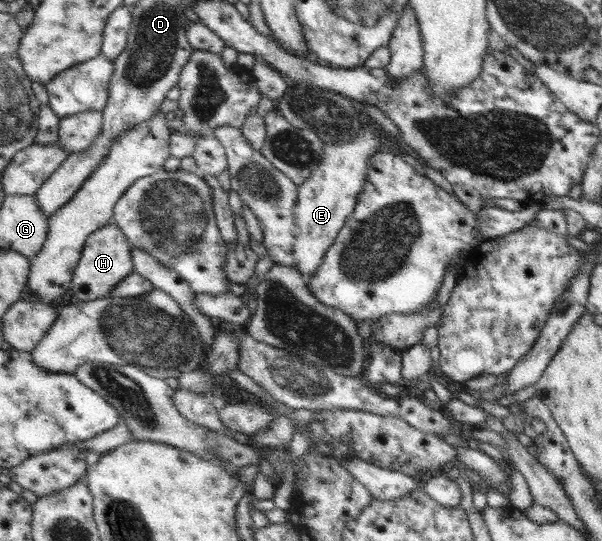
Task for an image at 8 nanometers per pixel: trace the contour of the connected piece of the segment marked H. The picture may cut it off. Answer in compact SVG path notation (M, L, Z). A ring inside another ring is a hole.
M114 221L91 234L83 248L83 256L80 259L79 266L76 267L76 276L74 276L74 282L72 282L72 292L76 294L76 298L80 302L88 302L111 296L116 286L135 272L132 251L131 241L124 234L123 229Z

